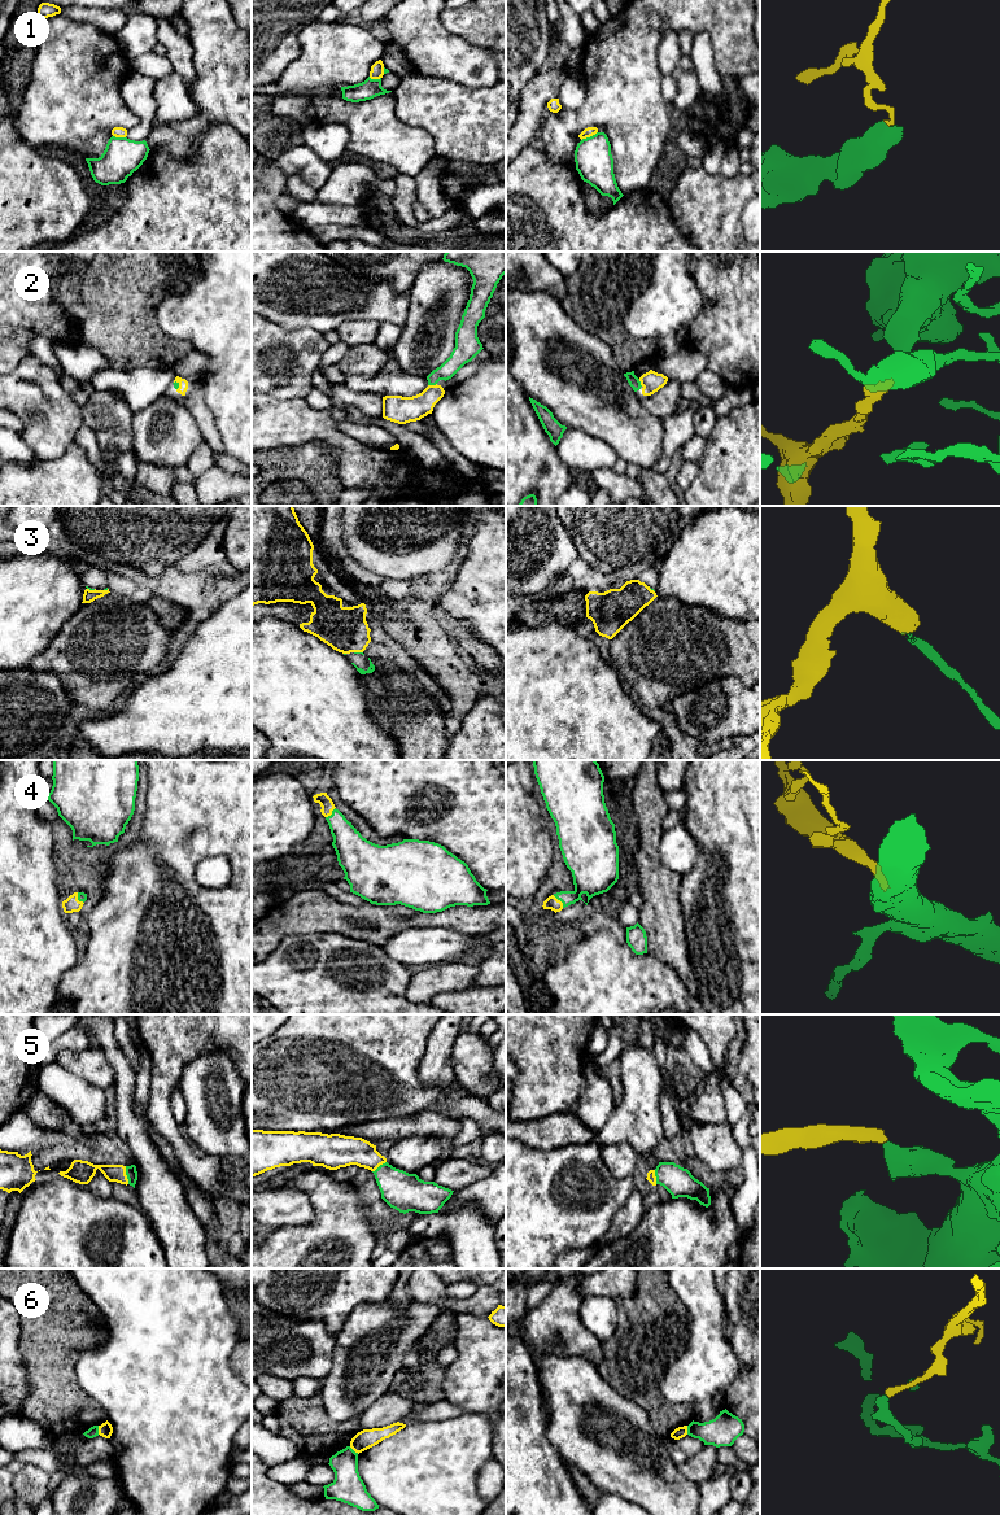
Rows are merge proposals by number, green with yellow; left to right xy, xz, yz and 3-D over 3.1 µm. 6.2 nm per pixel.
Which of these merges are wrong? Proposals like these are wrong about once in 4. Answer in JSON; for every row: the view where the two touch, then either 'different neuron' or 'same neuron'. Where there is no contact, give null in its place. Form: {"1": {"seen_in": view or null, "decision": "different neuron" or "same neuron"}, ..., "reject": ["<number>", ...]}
{"1": {"seen_in": "yz", "decision": "different neuron"}, "2": {"seen_in": "xz", "decision": "same neuron"}, "3": {"seen_in": "xz", "decision": "different neuron"}, "4": {"seen_in": "yz", "decision": "same neuron"}, "5": {"seen_in": "xy", "decision": "same neuron"}, "6": {"seen_in": "xy", "decision": "different neuron"}, "reject": ["1", "3", "6"]}

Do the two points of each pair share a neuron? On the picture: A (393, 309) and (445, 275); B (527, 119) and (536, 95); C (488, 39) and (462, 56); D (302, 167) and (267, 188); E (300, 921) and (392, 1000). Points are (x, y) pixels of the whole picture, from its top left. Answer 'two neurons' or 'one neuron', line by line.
A: two neurons
B: one neuron
C: two neurons
D: two neurons
E: two neurons

